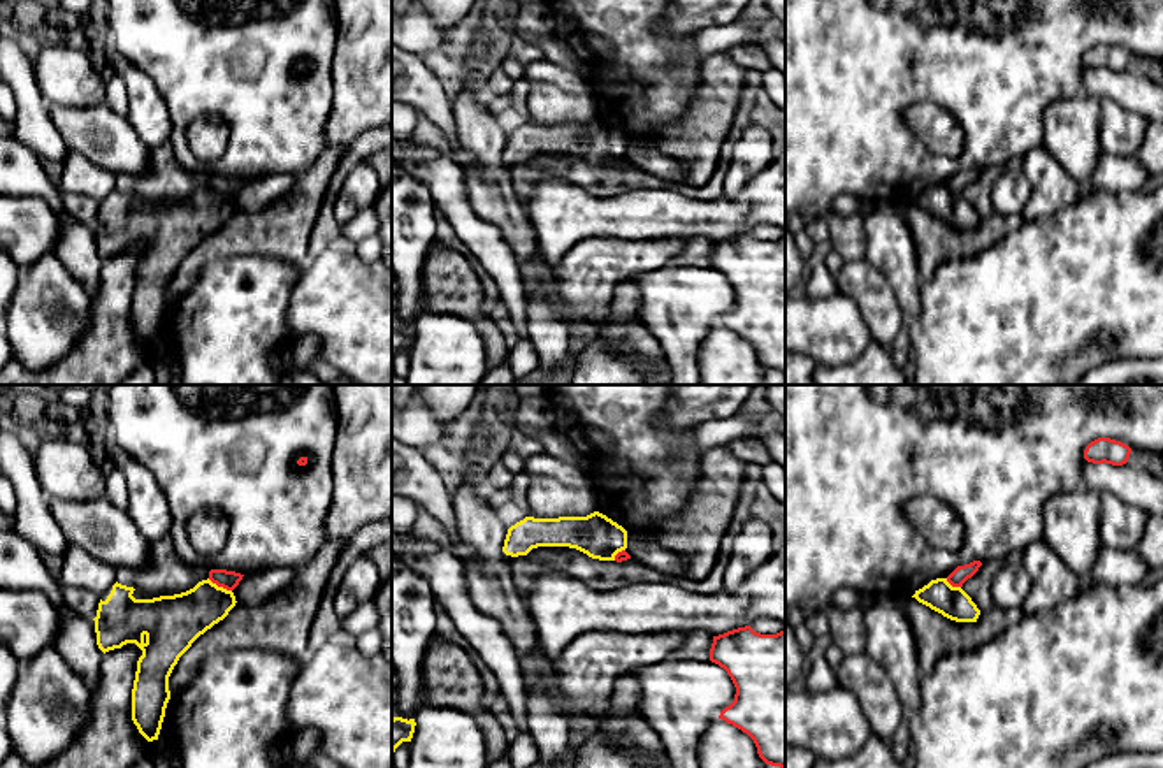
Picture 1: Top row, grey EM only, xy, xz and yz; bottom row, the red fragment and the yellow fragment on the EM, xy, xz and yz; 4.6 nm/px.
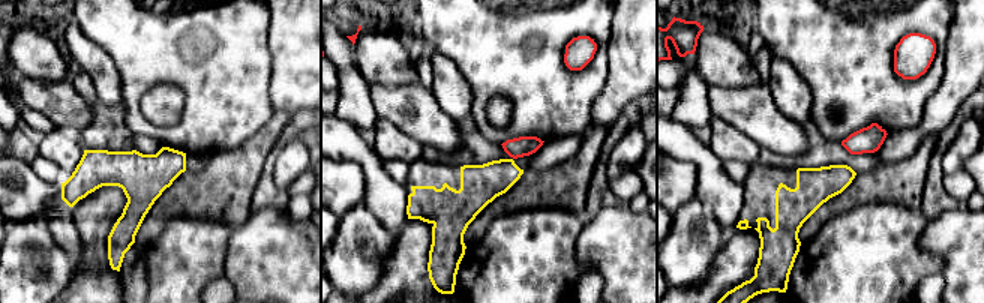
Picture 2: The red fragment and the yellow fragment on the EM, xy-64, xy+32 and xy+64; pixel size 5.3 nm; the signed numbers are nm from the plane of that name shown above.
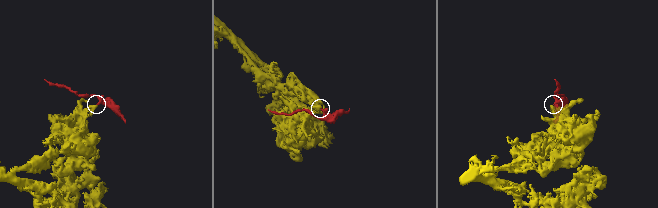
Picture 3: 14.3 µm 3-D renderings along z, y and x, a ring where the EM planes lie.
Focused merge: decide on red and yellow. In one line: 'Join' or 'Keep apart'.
Keep apart

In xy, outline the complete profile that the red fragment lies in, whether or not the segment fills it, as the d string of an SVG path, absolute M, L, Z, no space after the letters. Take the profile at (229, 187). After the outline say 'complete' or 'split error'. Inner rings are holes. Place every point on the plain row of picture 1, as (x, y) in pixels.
M211 176L209 186L216 190L218 193L223 193L227 197L234 197L244 181L227 176Z | complete

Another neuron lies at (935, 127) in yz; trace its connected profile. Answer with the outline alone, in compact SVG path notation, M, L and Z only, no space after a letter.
M917 104L907 109L908 128L935 155L957 156L963 149L963 128L945 109L935 104Z

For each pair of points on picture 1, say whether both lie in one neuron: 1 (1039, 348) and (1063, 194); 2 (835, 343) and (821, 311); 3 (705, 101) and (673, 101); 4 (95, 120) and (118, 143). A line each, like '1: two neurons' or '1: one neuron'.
1: two neurons
2: one neuron
3: two neurons
4: one neuron

